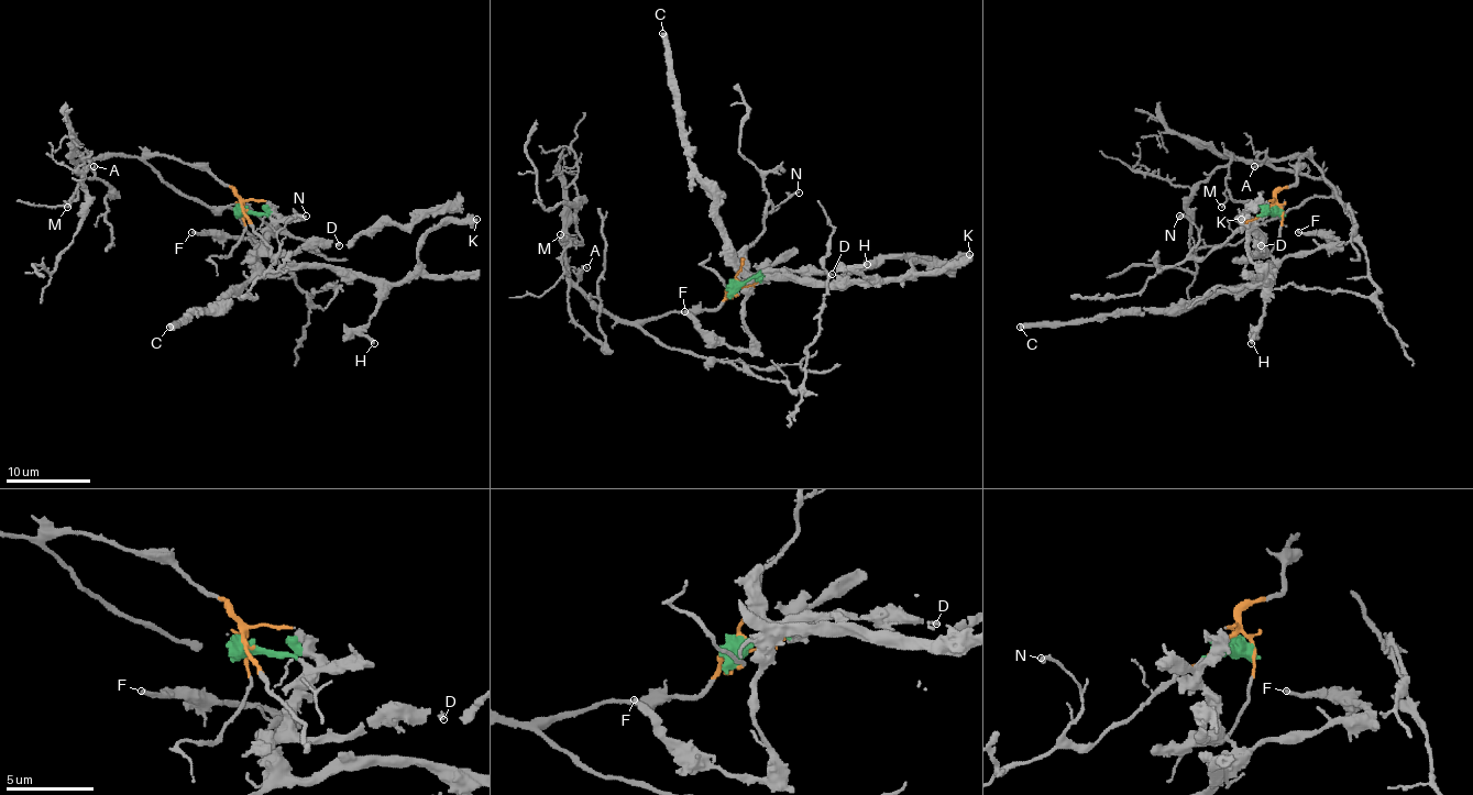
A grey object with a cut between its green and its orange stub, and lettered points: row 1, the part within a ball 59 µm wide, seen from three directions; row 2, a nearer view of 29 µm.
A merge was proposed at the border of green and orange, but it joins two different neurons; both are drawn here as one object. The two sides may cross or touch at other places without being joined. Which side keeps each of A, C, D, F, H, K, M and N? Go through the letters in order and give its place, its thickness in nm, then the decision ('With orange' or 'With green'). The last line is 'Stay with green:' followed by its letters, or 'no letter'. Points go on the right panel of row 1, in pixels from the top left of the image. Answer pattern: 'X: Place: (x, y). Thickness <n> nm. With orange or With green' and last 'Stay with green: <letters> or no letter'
A: Place: (1254, 166). Thickness 130 nm. With orange
C: Place: (1020, 327). Thickness 480 nm. With green
D: Place: (1261, 245). Thickness 130 nm. With green
F: Place: (1298, 232). Thickness 280 nm. With green
H: Place: (1251, 343). Thickness 260 nm. With green
K: Place: (1241, 219). Thickness 320 nm. With green
M: Place: (1221, 207). Thickness 120 nm. With orange
N: Place: (1179, 216). Thickness 170 nm. With orange
Stay with green: C, D, F, H, K

